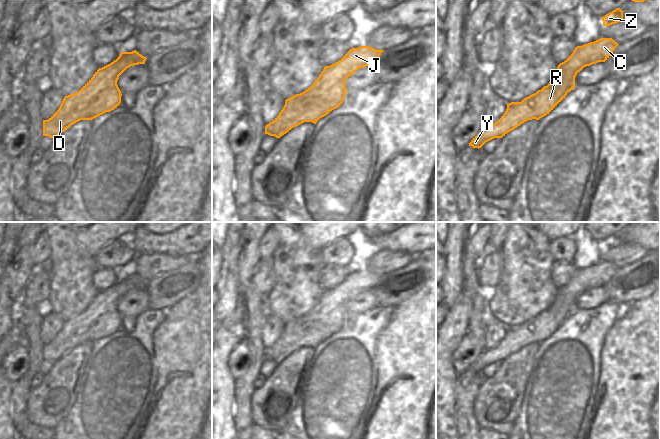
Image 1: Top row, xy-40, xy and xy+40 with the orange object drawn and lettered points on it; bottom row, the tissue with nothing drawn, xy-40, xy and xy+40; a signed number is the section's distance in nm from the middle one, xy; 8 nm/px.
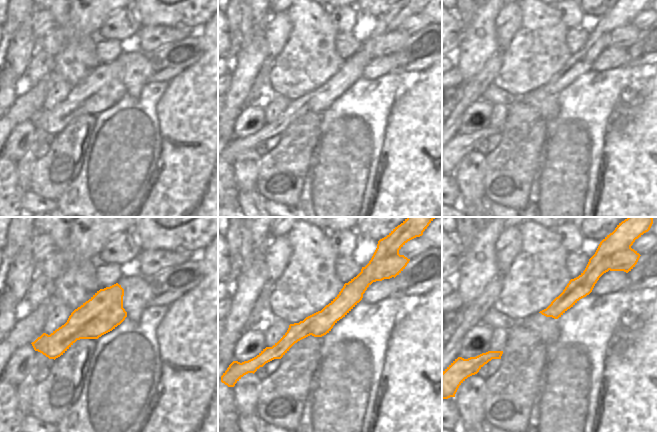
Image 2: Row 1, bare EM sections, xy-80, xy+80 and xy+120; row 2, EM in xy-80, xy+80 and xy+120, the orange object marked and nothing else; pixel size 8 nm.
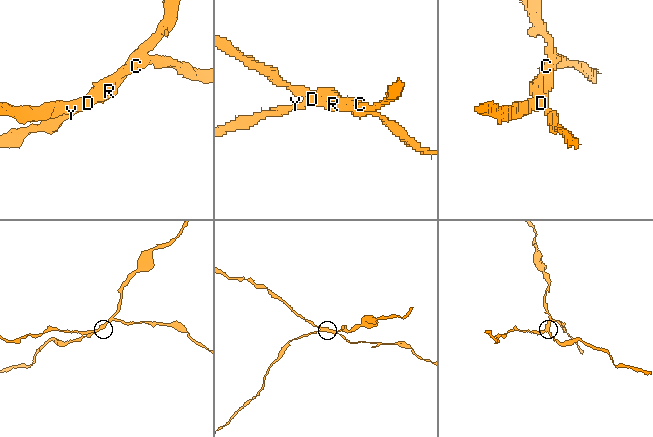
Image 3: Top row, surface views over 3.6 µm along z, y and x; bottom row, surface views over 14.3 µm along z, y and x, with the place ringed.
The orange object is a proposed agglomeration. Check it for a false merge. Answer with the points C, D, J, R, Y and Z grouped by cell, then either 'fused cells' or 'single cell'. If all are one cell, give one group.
groups C D J / R Y Z; fused cells

